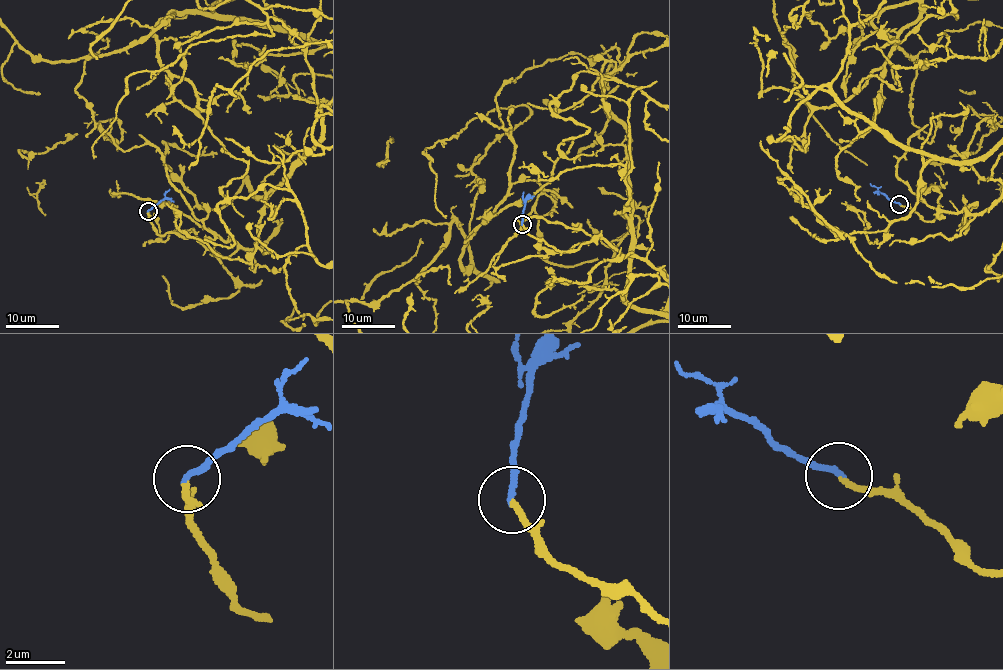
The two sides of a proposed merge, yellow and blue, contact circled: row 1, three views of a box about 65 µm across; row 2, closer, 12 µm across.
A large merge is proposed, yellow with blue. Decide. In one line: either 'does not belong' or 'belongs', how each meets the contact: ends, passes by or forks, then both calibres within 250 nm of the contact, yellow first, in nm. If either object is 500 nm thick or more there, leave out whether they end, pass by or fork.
belongs; yellow ends; blue ends; calibres 190 and 200 nm

